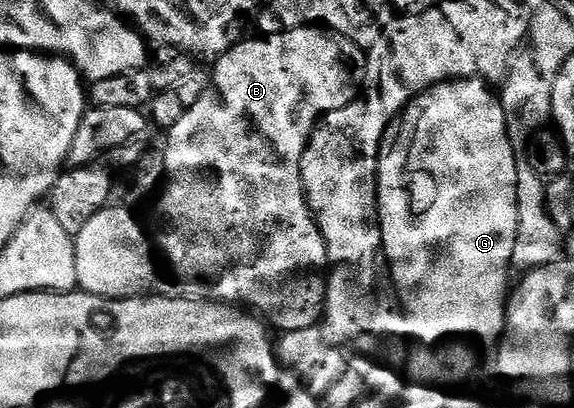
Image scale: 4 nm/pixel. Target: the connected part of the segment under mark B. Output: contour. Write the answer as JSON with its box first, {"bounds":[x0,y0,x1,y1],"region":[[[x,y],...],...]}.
{"bounds":[152,25,356,333],"region":[[[307,25],[291,31],[283,31],[281,35],[257,38],[243,38],[235,47],[228,49],[228,53],[224,53],[216,60],[212,67],[210,86],[196,101],[196,105],[192,105],[192,109],[188,109],[188,113],[184,113],[184,117],[180,117],[180,121],[176,121],[176,125],[169,128],[167,135],[170,136],[164,144],[166,178],[157,196],[158,204],[154,207],[154,235],[152,231],[152,247],[160,260],[161,274],[163,271],[166,276],[163,279],[161,276],[157,280],[156,291],[158,287],[157,294],[168,299],[204,299],[241,305],[261,316],[271,328],[279,327],[279,332],[285,333],[296,329],[318,327],[324,319],[328,274],[326,246],[306,200],[300,165],[304,157],[304,149],[310,144],[310,135],[318,120],[336,109],[344,109],[344,105],[348,105],[354,99],[356,75],[354,79],[353,73],[350,72],[350,63],[342,52],[343,40],[321,26]]]}

